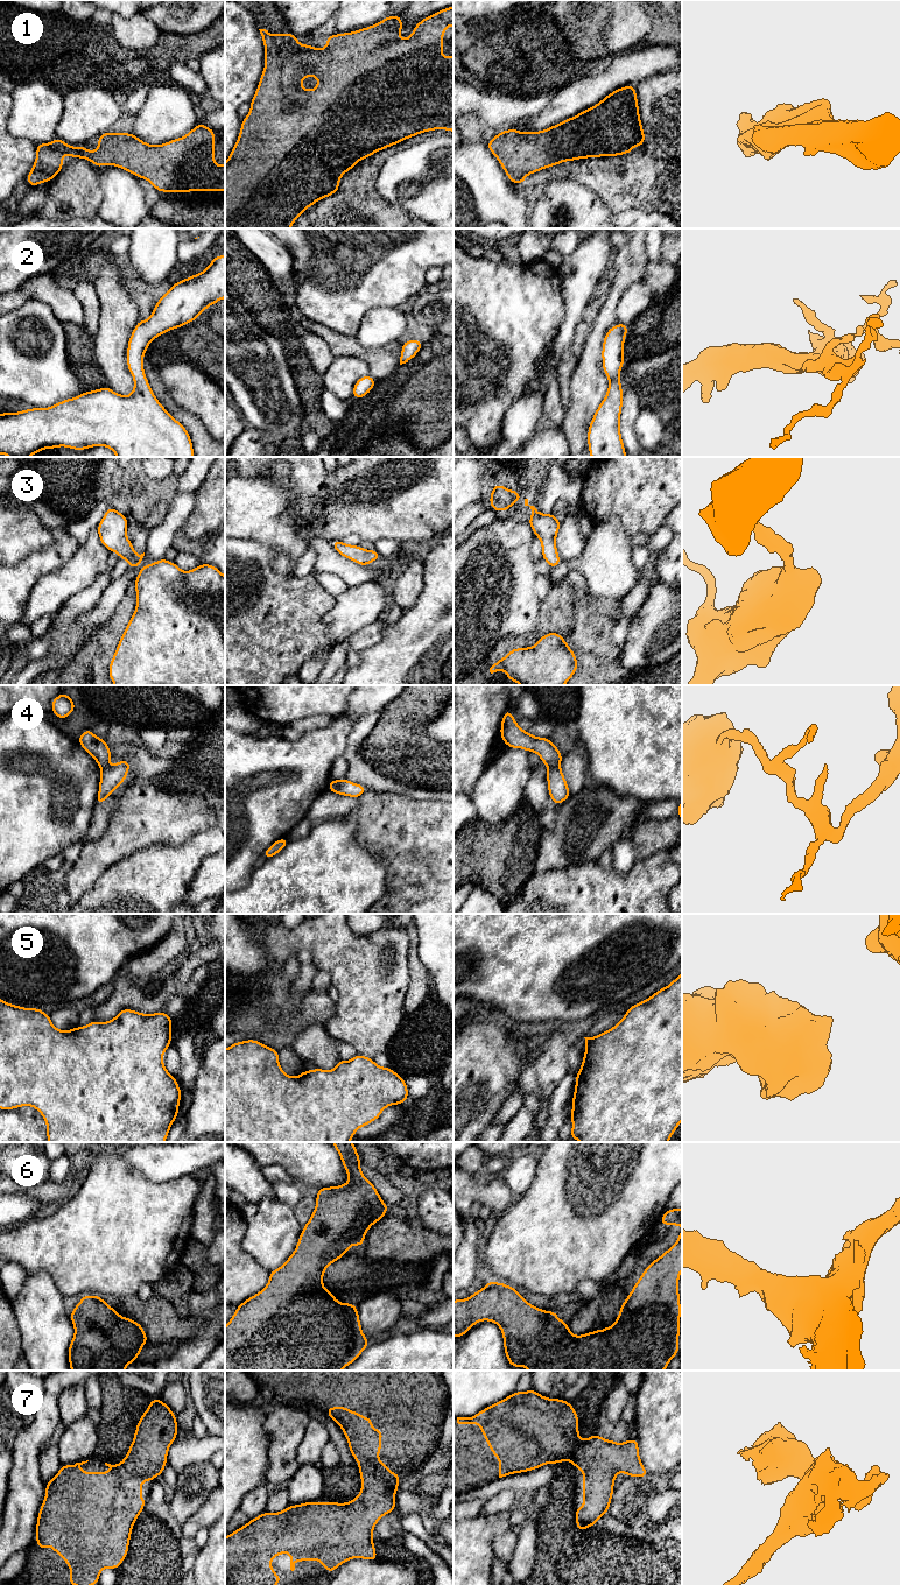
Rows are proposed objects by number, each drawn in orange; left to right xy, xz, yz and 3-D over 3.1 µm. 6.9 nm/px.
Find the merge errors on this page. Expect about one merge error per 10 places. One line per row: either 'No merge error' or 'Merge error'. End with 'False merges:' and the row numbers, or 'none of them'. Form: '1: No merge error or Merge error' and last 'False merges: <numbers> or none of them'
1: No merge error
2: No merge error
3: No merge error
4: Merge error
5: No merge error
6: No merge error
7: No merge error
False merges: 4

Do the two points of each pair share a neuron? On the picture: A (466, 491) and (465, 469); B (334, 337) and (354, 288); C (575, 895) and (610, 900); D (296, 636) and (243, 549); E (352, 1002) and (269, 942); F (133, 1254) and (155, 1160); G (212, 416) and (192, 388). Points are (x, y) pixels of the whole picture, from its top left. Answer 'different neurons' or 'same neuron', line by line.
A: same neuron
B: different neurons
C: same neuron
D: same neuron
E: same neuron
F: different neurons
G: same neuron

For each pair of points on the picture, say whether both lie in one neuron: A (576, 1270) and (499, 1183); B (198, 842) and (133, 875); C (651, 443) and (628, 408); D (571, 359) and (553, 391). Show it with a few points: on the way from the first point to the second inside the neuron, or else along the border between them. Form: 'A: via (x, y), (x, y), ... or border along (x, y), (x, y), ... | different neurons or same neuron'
A: border along (513, 1200), (500, 1214) | different neurons
B: via (182, 858), (169, 871), (160, 875), (149, 875) | same neuron
C: border along (640, 408), (634, 425), (638, 444) | different neurons
D: border along (556, 378), (561, 402), (564, 408) | different neurons

